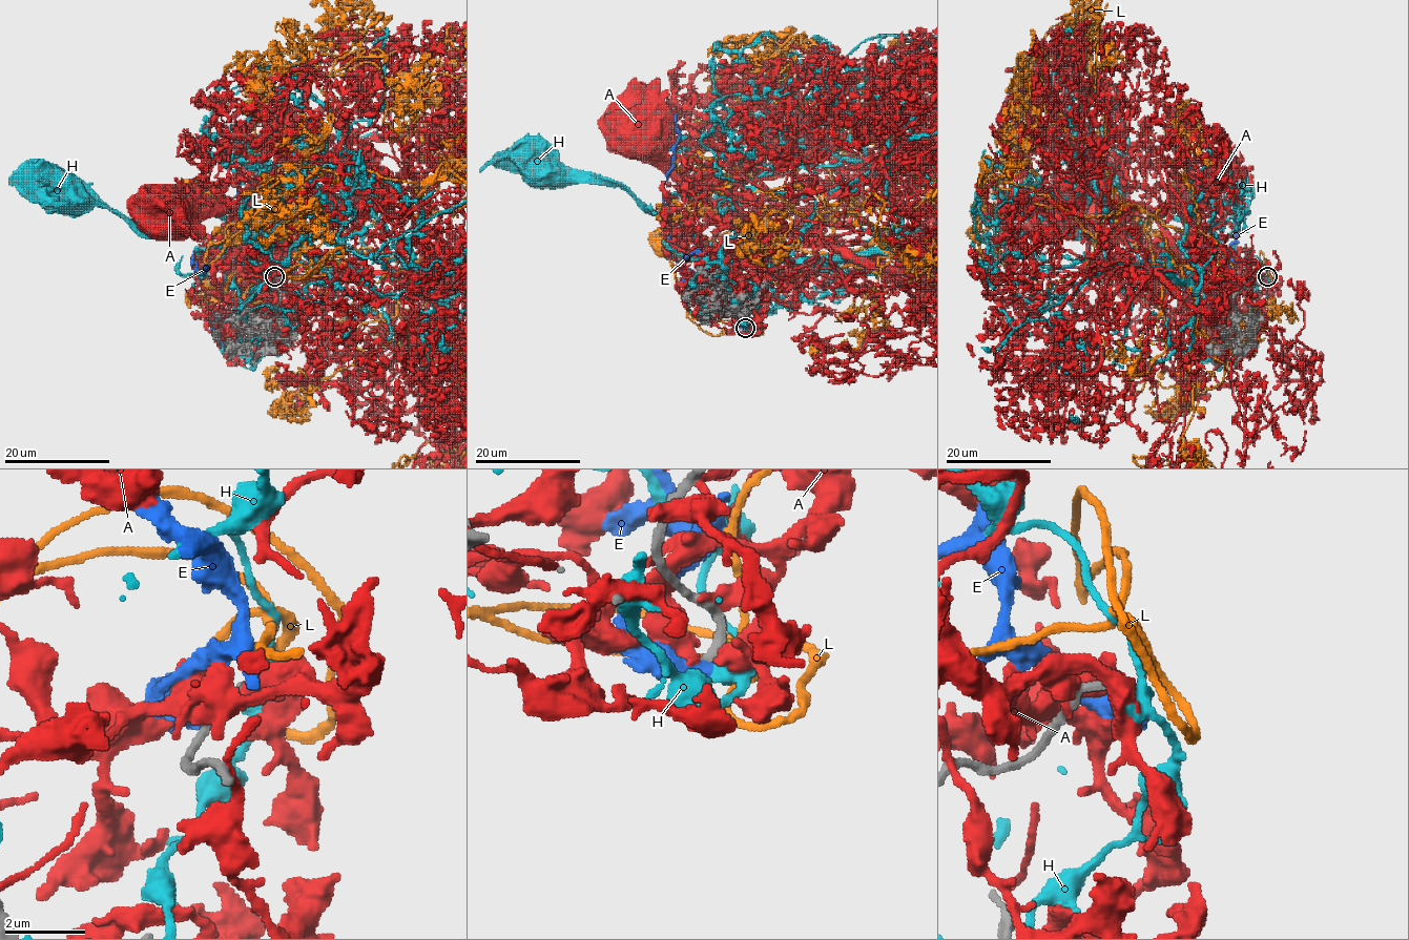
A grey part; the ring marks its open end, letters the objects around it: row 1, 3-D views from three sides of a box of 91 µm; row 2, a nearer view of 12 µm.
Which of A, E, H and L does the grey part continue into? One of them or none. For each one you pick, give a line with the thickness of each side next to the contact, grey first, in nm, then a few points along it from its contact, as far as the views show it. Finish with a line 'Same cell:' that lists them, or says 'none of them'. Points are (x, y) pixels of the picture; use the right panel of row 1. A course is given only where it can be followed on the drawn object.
L: 220 nm thick on the grey side, 170 nm on the other
Same cell: L

